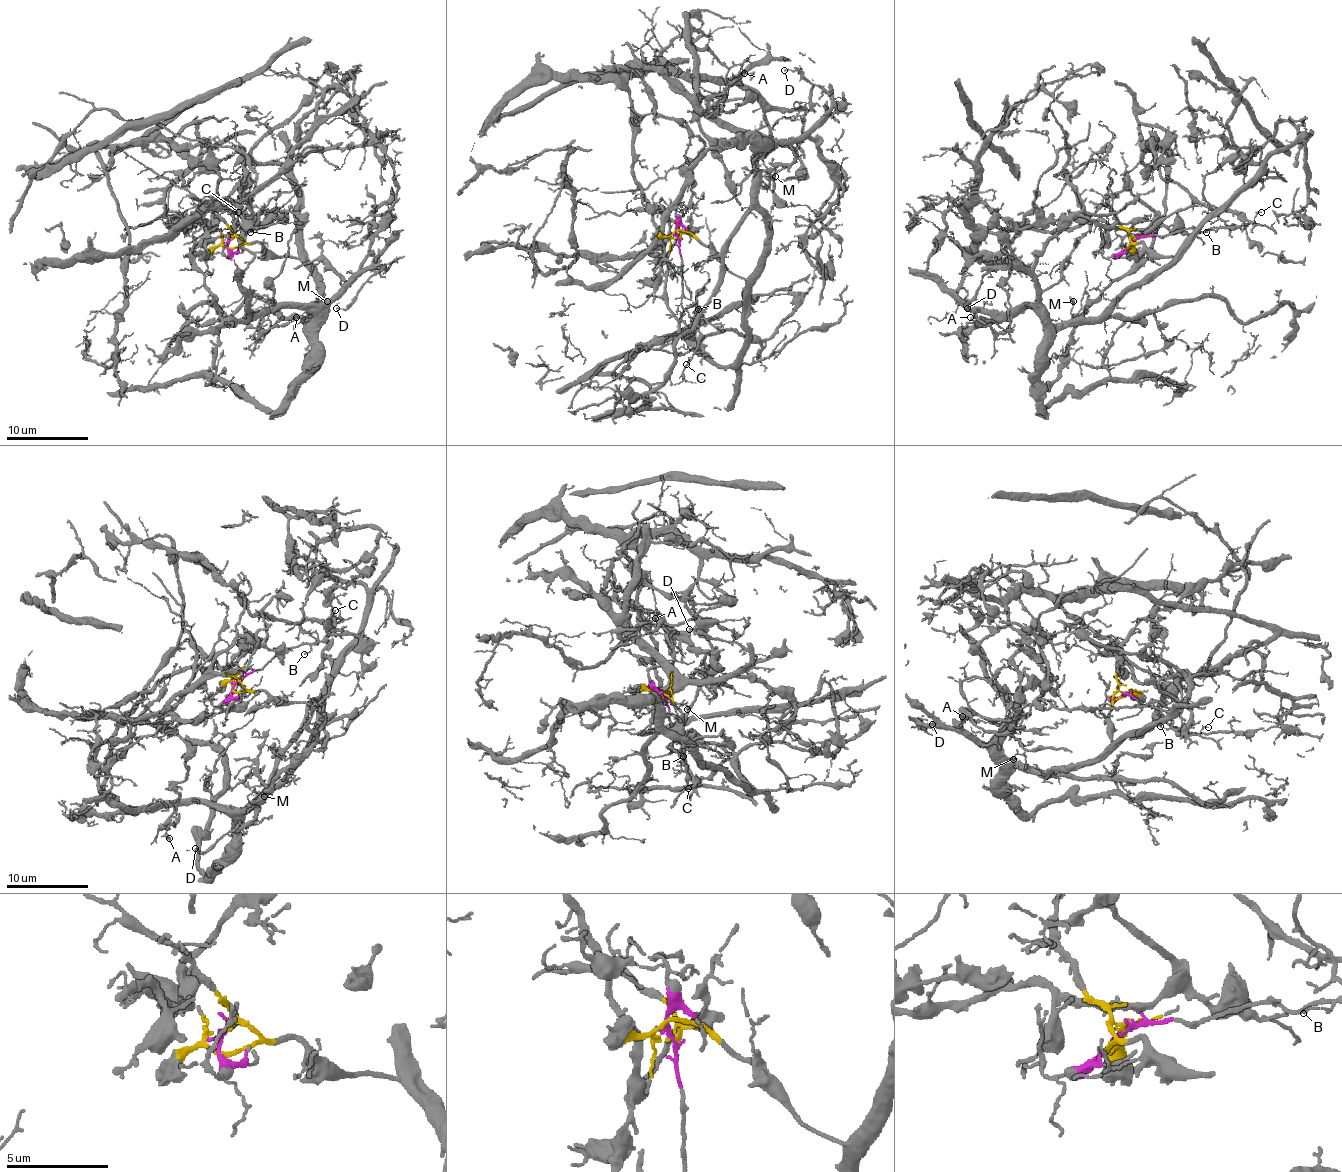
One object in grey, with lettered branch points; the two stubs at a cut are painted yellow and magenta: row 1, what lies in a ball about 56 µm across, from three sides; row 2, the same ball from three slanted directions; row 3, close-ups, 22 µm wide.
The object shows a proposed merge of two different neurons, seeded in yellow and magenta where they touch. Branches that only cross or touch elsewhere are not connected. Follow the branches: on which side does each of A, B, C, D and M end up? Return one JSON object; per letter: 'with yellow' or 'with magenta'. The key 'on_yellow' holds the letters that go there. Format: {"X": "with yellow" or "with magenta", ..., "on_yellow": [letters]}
{"A": "with yellow", "B": "with magenta", "C": "with magenta", "D": "with yellow", "M": "with yellow", "on_yellow": ["A", "D", "M"]}

